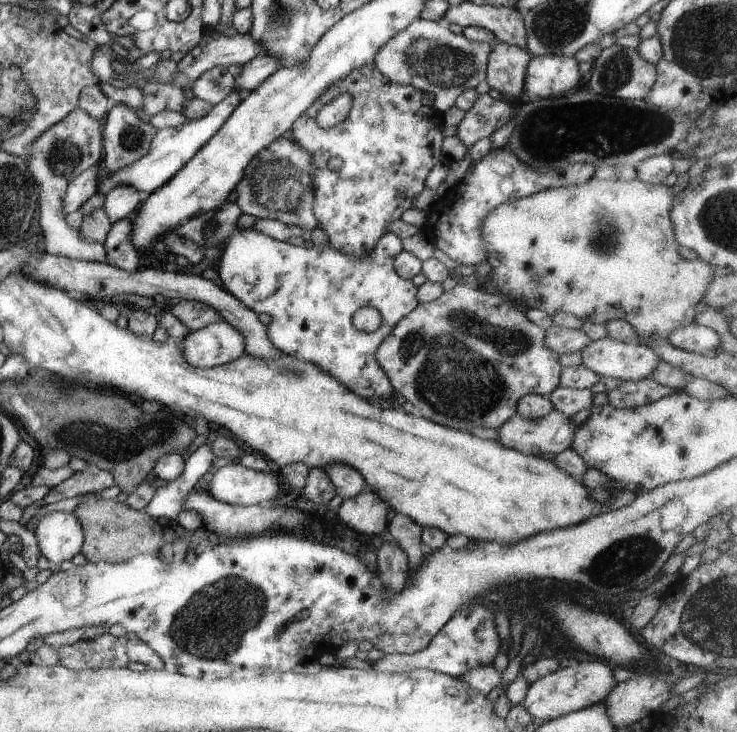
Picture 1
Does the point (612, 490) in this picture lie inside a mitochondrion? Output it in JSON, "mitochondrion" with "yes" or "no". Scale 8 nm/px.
{"mitochondrion":"no"}

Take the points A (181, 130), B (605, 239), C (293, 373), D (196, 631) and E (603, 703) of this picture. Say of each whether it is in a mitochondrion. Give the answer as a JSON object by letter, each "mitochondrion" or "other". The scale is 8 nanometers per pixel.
{"A":"other","B":"mitochondrion","C":"mitochondrion","D":"mitochondrion","E":"other"}

